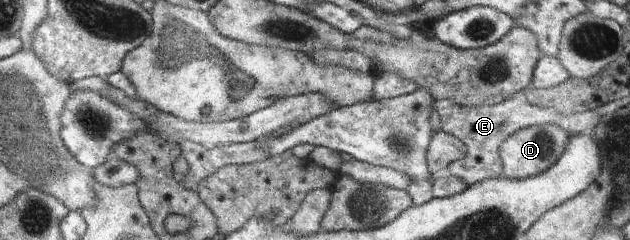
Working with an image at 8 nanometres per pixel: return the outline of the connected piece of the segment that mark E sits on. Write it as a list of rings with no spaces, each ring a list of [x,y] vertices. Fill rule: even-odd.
[[[521,94],[490,106],[466,106],[445,98],[437,99],[433,106],[439,113],[440,128],[445,133],[459,138],[466,147],[465,155],[450,163],[447,173],[457,176],[469,186],[489,178],[503,177],[503,166],[500,163],[498,149],[503,140],[517,130],[529,126],[553,124],[561,126],[570,135],[583,134],[590,131],[592,123],[596,121],[590,112],[567,117],[557,114],[555,110],[534,106]]]

